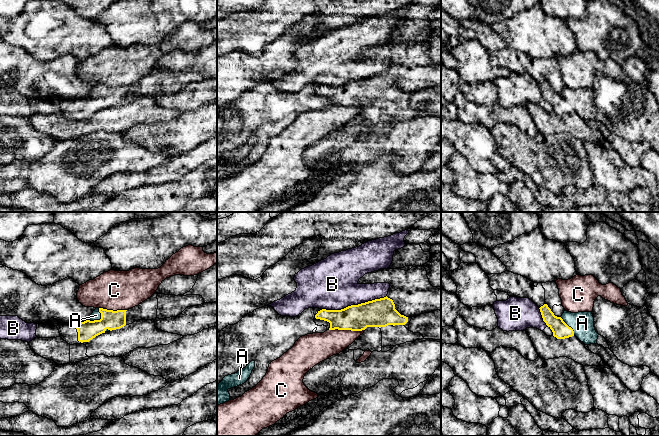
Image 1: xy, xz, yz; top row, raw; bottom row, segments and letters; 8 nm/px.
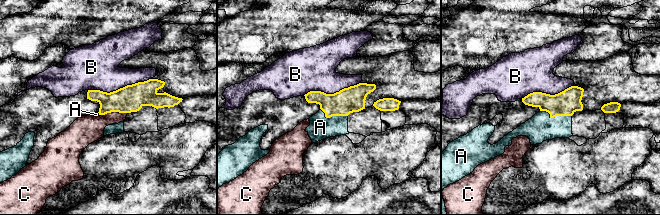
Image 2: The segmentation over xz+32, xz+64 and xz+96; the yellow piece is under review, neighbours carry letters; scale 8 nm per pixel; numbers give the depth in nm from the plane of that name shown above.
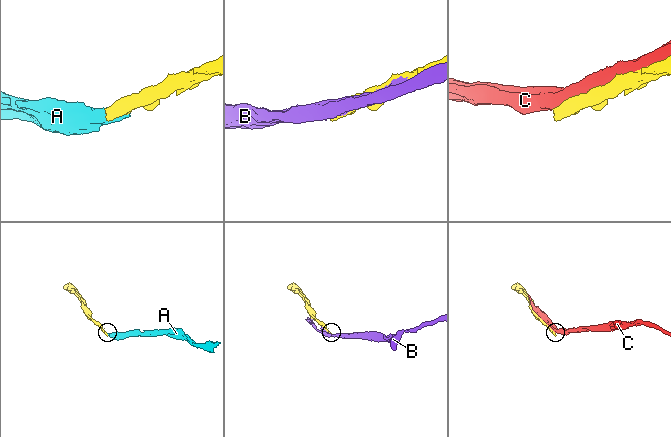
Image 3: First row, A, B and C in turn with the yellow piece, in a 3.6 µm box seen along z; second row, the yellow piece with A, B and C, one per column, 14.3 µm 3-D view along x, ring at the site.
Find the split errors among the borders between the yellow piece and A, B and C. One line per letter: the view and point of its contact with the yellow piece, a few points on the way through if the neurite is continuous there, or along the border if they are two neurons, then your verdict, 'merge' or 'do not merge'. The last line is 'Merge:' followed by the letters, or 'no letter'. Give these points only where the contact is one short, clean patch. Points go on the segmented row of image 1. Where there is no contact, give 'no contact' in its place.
A: contact xy (98, 320); way xy (111, 320), (98, 320), (96, 315); merge
B: contact xz (353, 305); do not merge
C: contact xz (347, 329); do not merge
Merge: A

